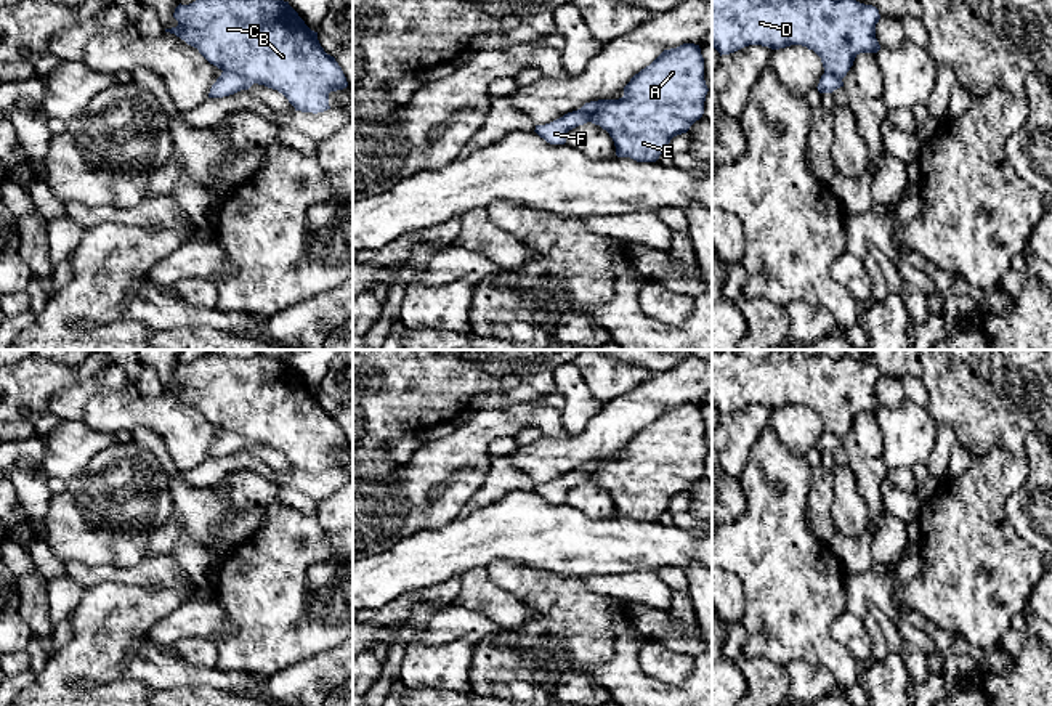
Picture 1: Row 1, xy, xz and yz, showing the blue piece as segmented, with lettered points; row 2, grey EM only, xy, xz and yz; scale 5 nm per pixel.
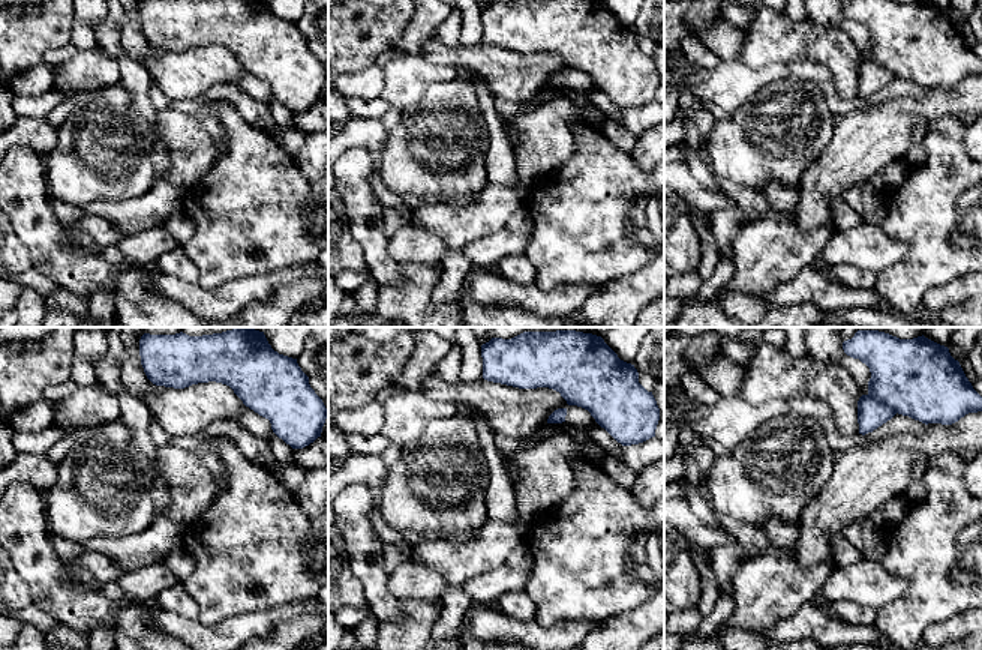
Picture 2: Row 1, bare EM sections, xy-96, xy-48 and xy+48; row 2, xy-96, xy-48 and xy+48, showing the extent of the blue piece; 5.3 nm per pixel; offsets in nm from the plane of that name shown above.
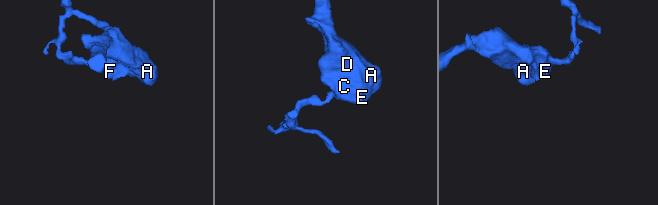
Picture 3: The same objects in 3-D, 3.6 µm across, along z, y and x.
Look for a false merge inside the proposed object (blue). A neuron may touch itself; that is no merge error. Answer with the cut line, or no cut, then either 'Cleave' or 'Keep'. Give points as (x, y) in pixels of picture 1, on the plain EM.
Split along xy (223, 429), (242, 434), (254, 442). Cleave

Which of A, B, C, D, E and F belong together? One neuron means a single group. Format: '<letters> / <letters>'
A B C D E / F

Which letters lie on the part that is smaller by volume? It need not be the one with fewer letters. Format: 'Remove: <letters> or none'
Remove: F

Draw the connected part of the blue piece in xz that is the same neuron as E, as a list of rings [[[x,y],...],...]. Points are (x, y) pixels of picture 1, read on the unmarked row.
[[[683,403],[664,409],[649,425],[635,433],[624,446],[624,456],[606,459],[590,481],[609,493],[617,517],[656,521],[661,513],[669,510],[674,496],[686,493],[702,477],[707,451],[701,408],[694,403]]]

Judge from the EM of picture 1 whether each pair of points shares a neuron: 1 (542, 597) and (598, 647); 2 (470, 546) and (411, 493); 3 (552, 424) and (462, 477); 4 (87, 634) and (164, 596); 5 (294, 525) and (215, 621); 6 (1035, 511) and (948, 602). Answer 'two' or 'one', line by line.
1: one
2: two
3: one
4: one
5: two
6: two

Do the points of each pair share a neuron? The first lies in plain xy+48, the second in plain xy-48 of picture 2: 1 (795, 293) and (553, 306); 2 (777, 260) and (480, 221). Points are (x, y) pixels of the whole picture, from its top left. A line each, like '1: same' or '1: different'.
1: same
2: same

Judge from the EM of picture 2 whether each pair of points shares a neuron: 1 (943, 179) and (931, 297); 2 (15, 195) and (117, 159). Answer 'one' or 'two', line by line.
1: two
2: two

